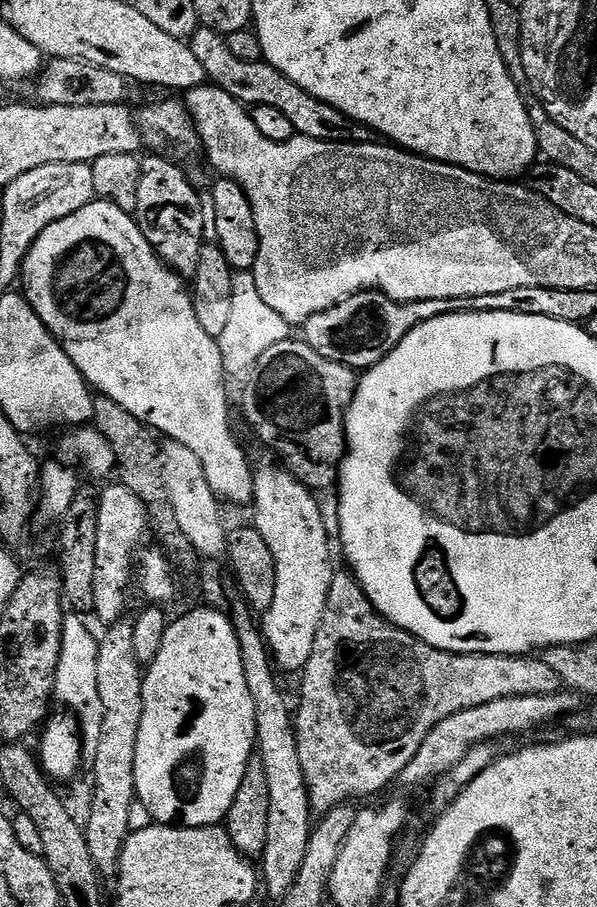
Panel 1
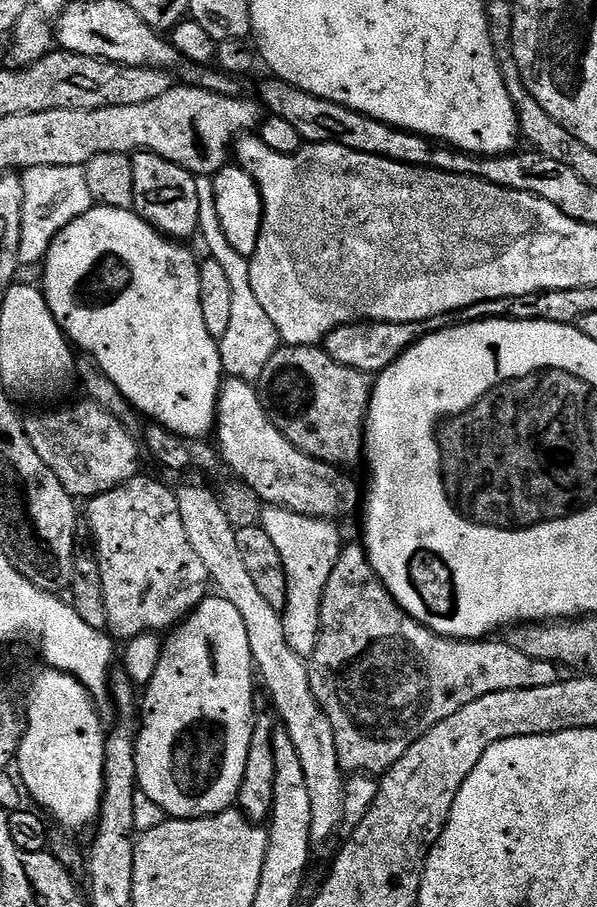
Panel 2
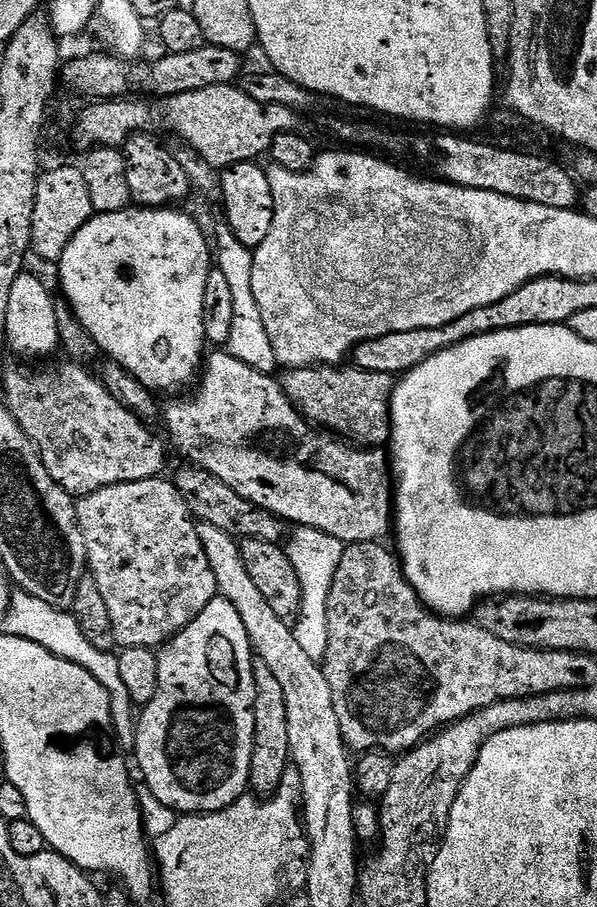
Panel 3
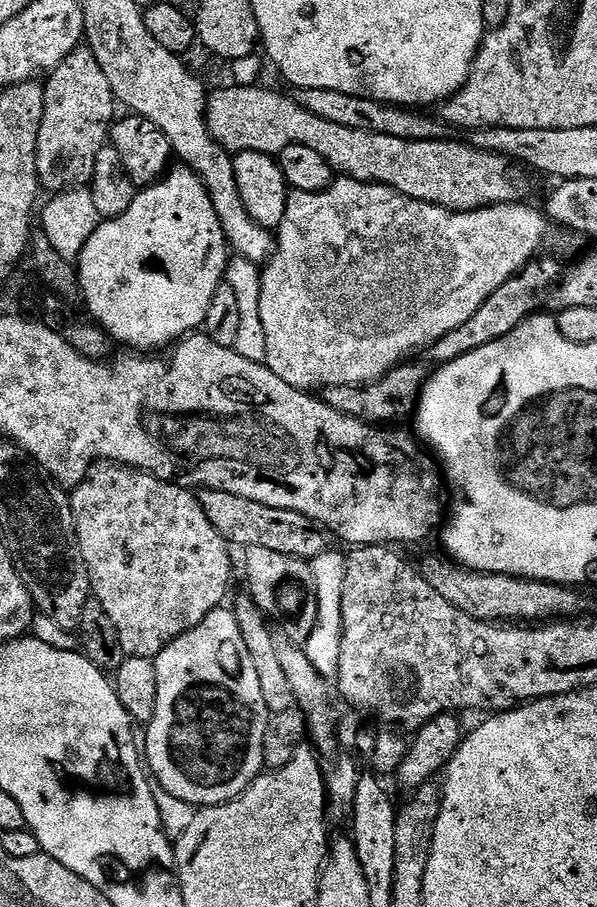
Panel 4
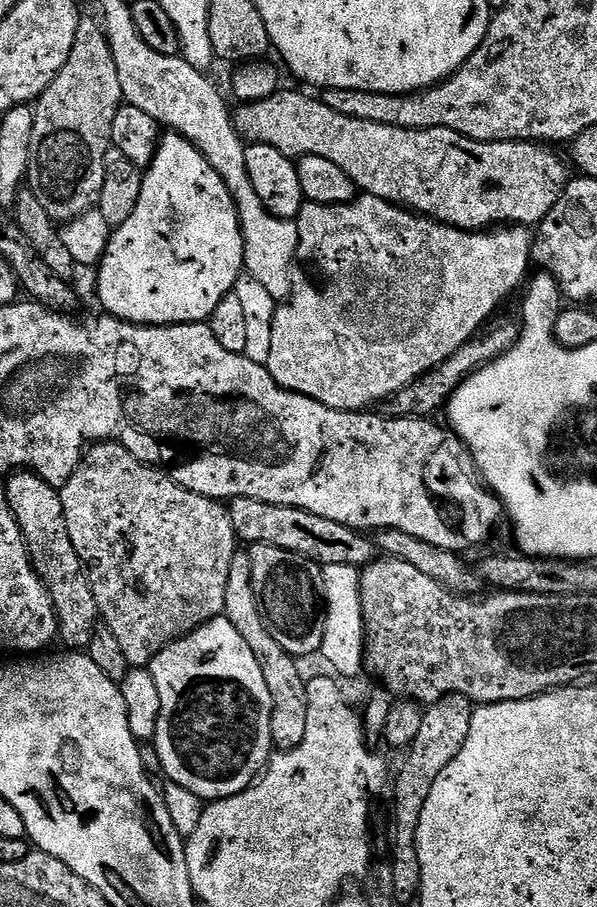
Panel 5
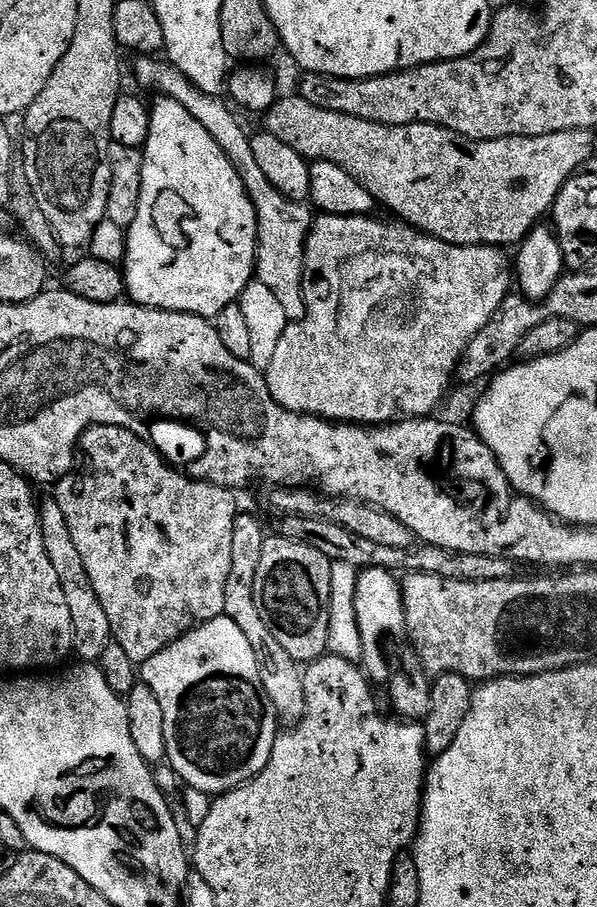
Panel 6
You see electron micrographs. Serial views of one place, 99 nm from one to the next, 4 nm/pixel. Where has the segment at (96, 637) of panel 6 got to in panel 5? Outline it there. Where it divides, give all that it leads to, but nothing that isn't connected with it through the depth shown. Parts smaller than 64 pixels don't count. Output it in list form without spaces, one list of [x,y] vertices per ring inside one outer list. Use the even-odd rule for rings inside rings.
[[[31,470],[13,471],[7,480],[8,504],[22,530],[24,541],[28,543],[28,556],[54,601],[54,610],[60,623],[59,639],[64,639],[65,649],[87,649],[92,632],[98,626],[96,599],[84,564],[74,550],[74,542],[70,542],[60,493]]]

